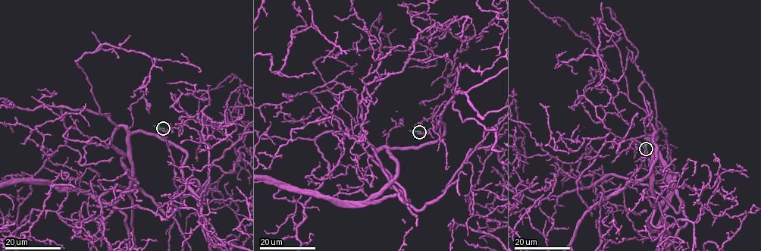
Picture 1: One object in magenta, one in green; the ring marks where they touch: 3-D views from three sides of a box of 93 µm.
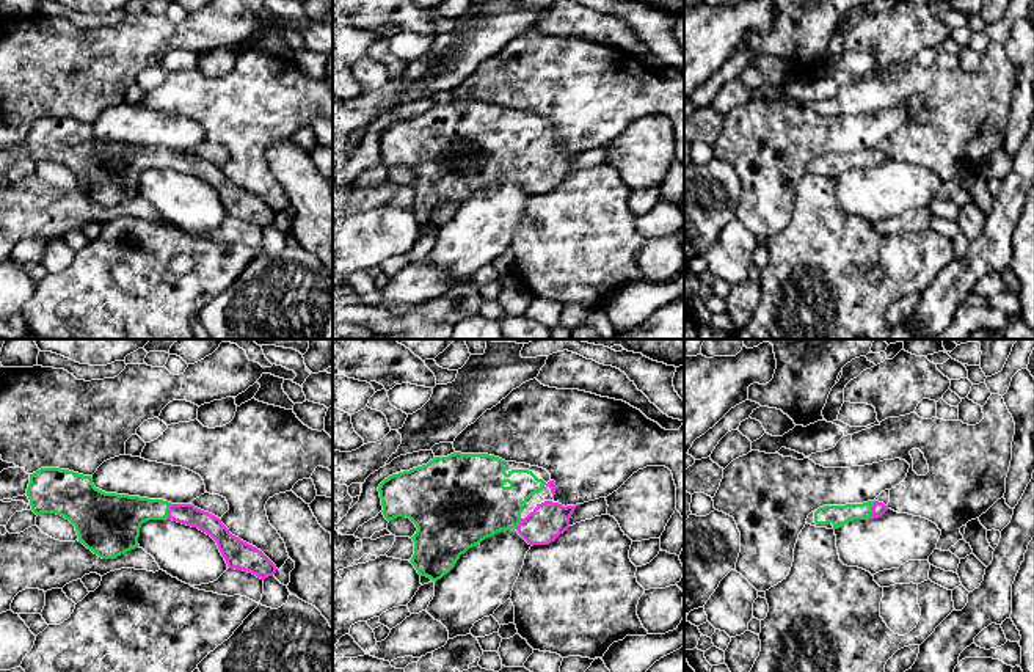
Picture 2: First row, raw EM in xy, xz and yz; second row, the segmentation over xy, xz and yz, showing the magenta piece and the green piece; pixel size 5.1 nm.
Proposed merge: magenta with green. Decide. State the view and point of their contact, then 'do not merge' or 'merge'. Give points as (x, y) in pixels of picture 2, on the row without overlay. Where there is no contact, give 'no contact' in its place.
meets magenta in yz at (873, 159); merge

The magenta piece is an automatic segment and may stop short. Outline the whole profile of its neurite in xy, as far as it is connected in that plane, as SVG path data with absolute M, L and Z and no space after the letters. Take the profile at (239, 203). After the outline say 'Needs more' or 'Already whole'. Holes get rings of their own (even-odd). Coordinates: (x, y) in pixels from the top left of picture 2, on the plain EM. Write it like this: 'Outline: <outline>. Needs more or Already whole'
Outline: M41 116L30 122L27 144L36 163L56 162L69 168L78 190L102 207L116 207L138 196L143 171L173 168L210 184L229 217L260 228L278 218L260 198L232 184L218 165L193 152L105 141L94 135L91 124L60 116Z. Needs more

